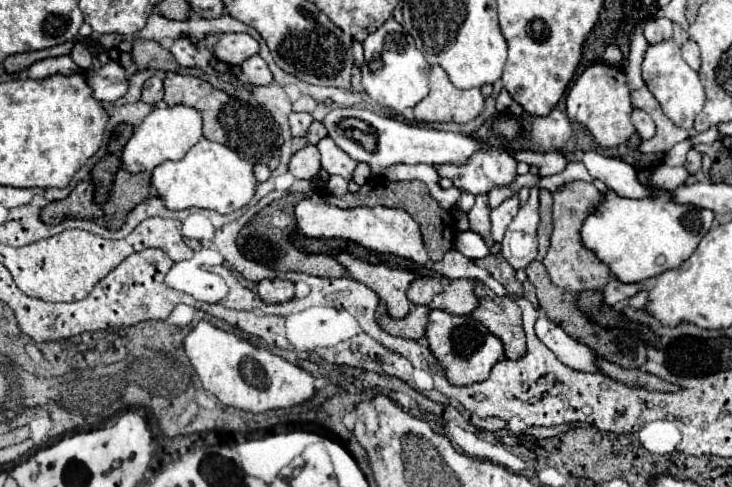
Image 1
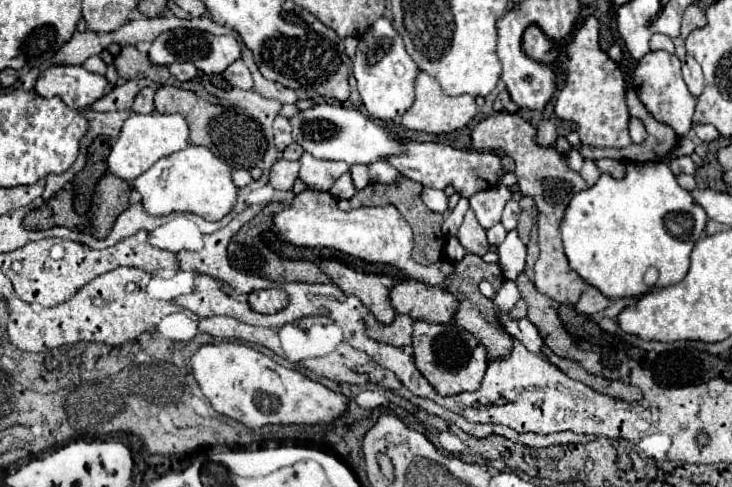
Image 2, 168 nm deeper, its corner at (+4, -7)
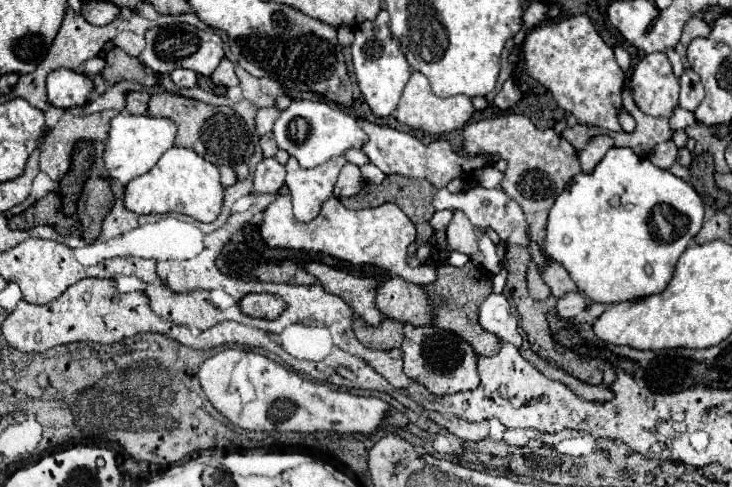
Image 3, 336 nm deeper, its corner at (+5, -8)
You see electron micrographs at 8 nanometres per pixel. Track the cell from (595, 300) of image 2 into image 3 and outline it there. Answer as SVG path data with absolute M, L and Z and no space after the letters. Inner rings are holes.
M570 292L570 294L564 294L562 298L558 298L556 314L560 318L572 318L572 316L580 314L588 304L590 304L590 300L582 292Z

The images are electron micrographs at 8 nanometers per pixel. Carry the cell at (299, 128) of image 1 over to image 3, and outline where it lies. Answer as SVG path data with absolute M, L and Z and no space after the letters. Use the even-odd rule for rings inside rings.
M266 134L266 136L260 138L260 148L262 148L262 154L264 154L266 158L270 158L270 156L274 156L274 154L278 152L278 146L276 146L272 134Z

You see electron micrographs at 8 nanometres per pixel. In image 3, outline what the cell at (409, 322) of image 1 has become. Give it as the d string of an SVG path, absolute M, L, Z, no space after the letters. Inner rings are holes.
M354 318L352 330L366 348L392 350L392 348L400 348L404 340L402 324L396 320L388 320L388 318L380 326L368 326L362 318Z

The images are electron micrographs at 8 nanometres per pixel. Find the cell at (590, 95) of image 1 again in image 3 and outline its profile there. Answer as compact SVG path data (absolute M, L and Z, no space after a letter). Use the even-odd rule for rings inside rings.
M572 16L566 20L558 20L558 22L548 22L542 26L536 26L528 32L524 44L522 44L522 52L524 52L524 66L528 70L528 74L538 80L542 86L546 86L554 100L558 102L558 106L566 112L572 112L580 124L596 124L608 130L620 130L622 126L618 124L618 108L622 106L622 84L624 84L624 72L618 66L616 58L614 58L614 50L610 46L606 46L606 42L600 38L600 34L594 30L592 22L586 16Z

